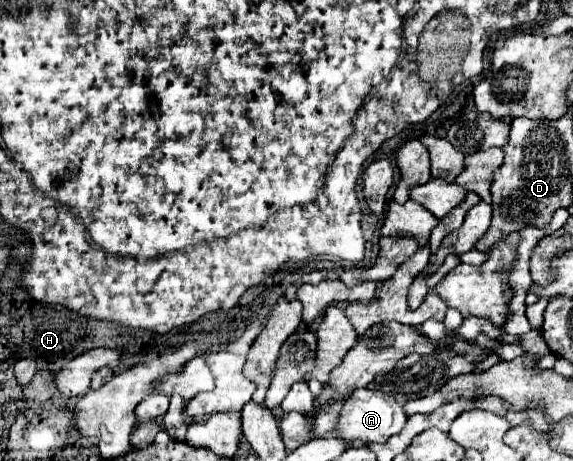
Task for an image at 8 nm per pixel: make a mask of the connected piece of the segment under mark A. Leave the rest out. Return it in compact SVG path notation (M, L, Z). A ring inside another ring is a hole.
M355 389L351 397L343 403L339 423L335 427L335 437L351 441L363 441L363 443L385 443L391 435L399 433L407 423L407 415L403 407L387 393L373 391L373 389Z

